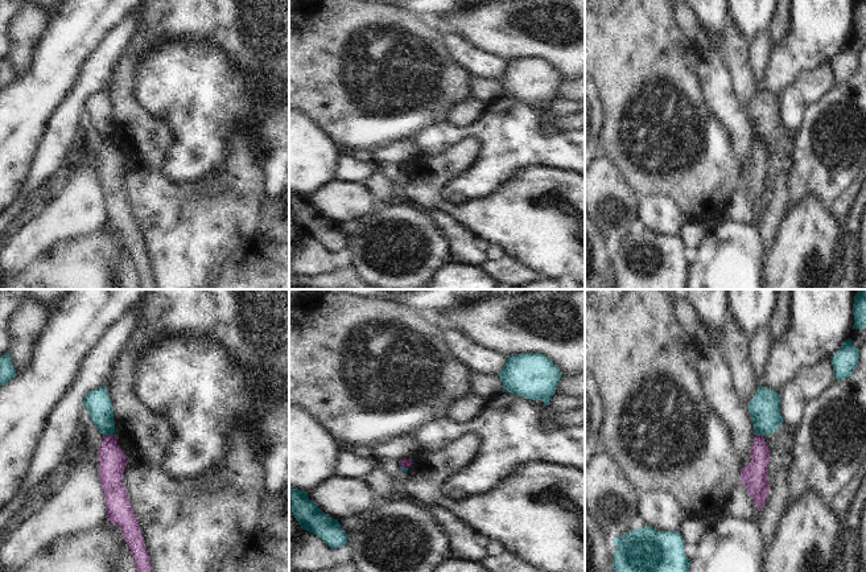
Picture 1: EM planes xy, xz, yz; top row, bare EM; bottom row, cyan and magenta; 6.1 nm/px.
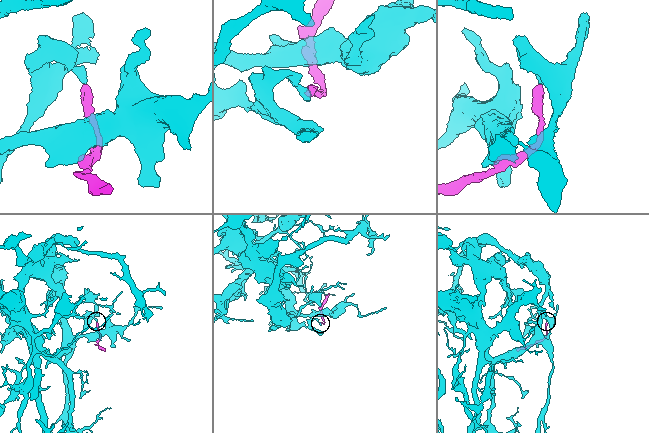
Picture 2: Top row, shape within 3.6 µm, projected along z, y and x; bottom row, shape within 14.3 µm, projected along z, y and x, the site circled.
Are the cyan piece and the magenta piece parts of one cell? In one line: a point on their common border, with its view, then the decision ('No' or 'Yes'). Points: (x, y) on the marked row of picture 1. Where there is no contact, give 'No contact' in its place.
Touches cyan at xy (107, 433). No.

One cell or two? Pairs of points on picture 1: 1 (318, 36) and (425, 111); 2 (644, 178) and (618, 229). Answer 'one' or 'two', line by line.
1: one
2: two

